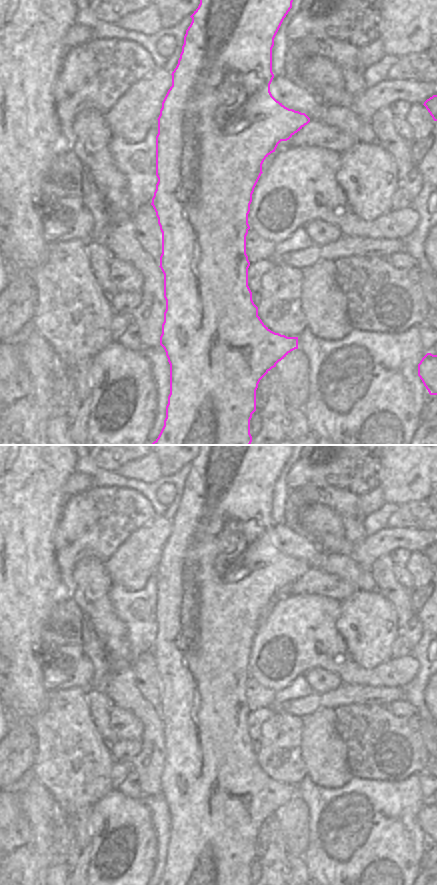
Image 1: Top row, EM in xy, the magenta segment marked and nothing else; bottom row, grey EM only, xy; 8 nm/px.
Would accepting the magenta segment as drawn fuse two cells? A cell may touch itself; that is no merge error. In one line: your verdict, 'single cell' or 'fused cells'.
single cell

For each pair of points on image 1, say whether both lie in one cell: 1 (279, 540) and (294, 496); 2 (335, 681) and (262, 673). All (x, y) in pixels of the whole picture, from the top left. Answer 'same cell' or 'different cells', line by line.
1: different cells
2: different cells

